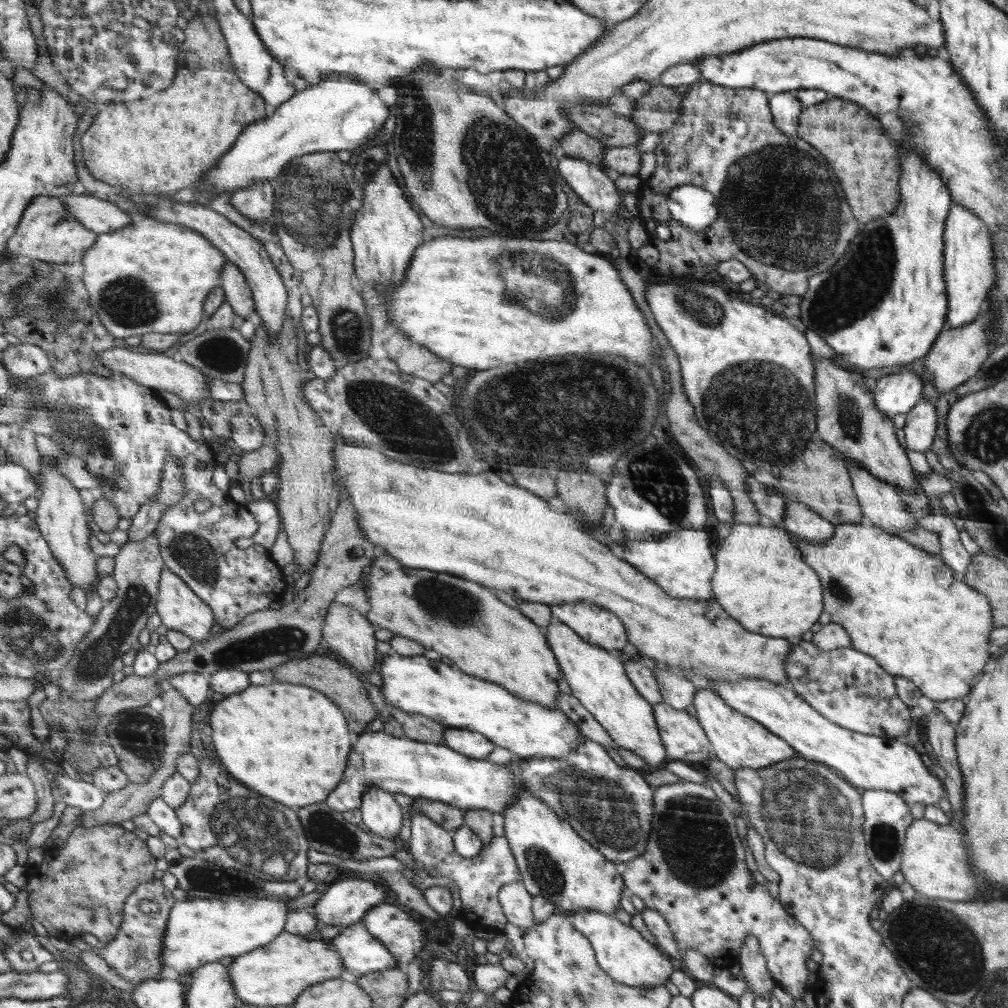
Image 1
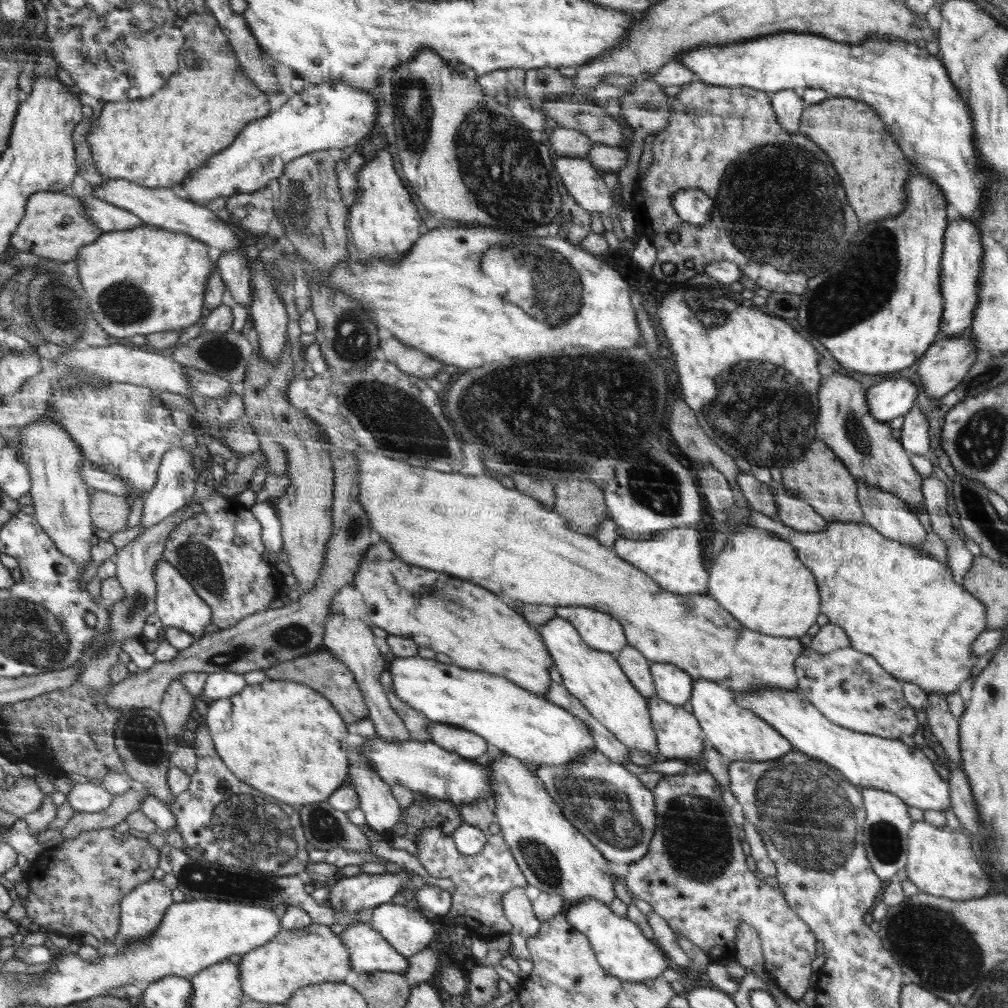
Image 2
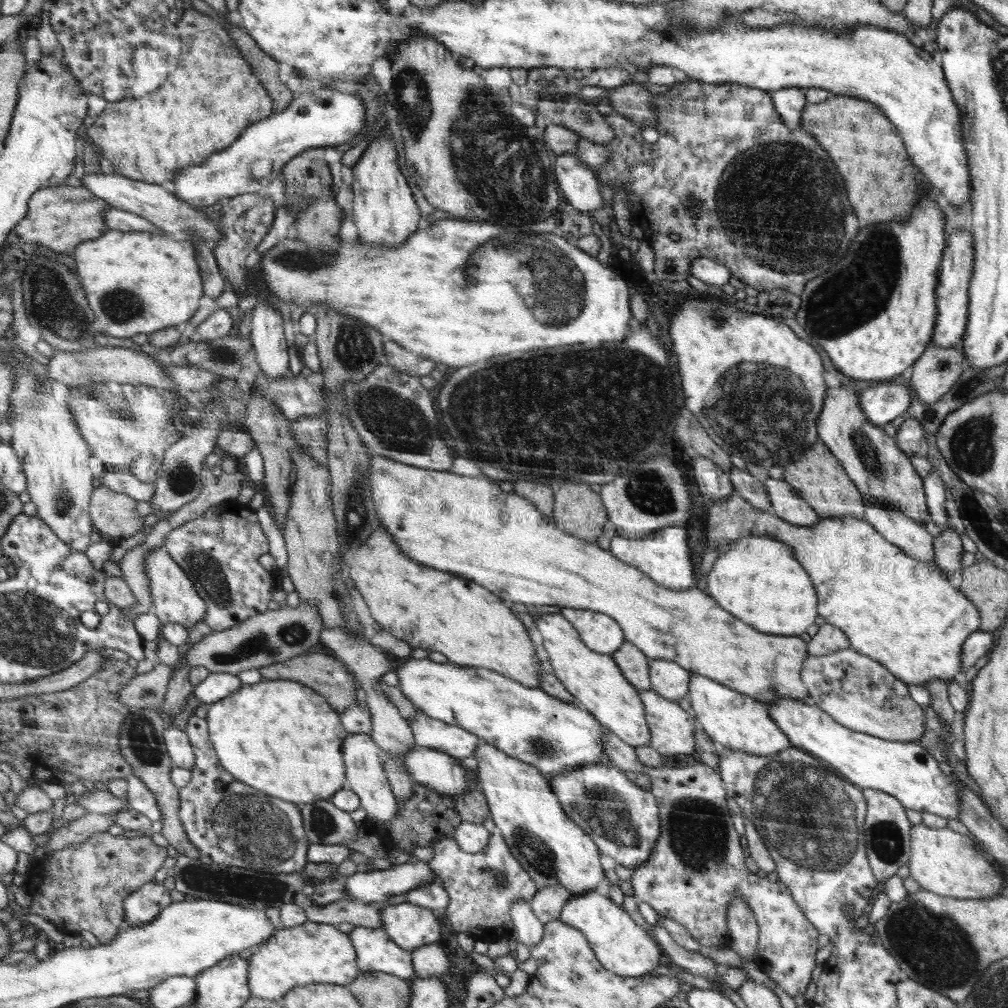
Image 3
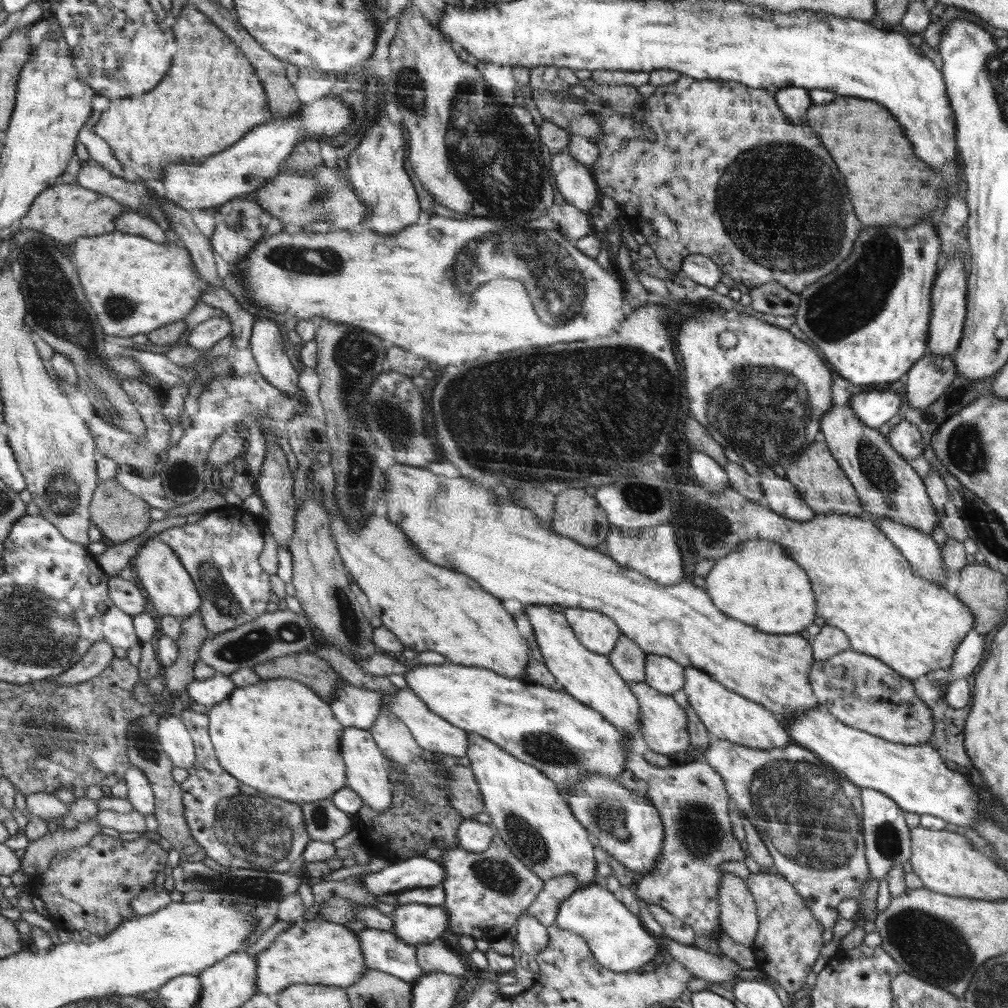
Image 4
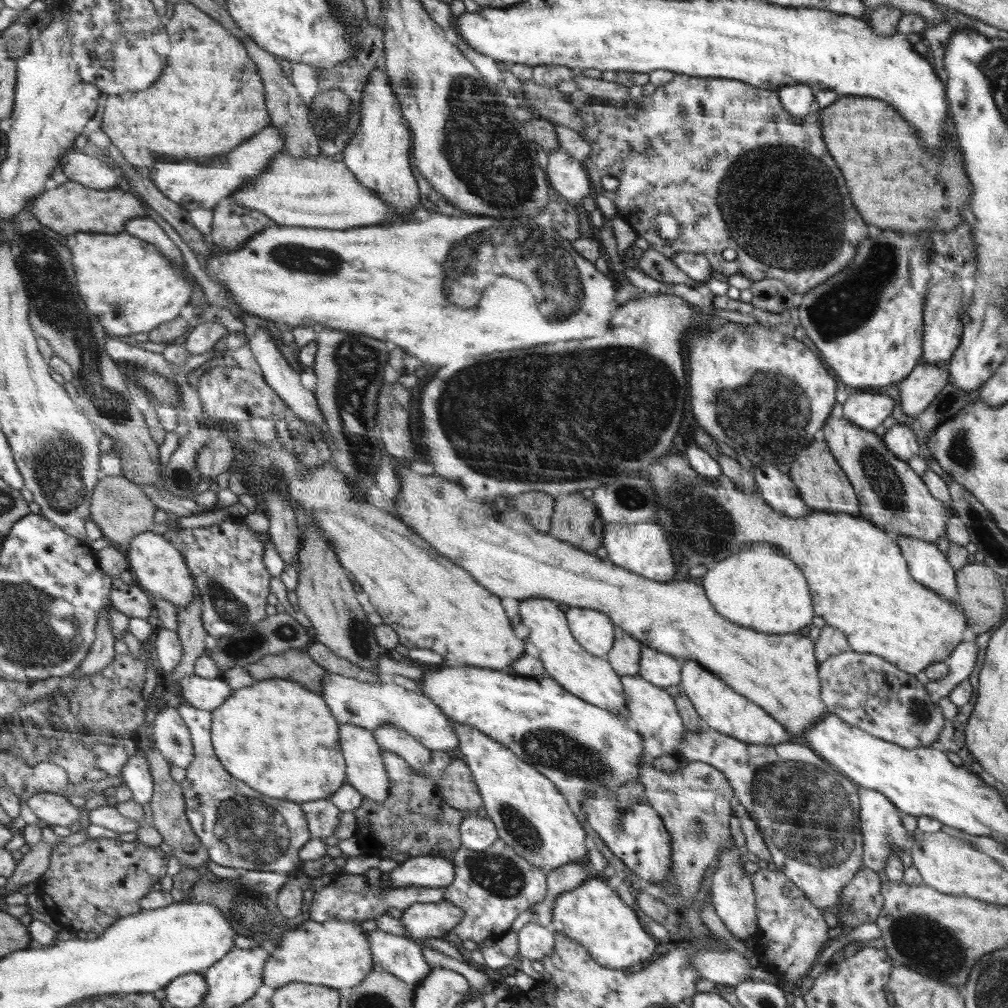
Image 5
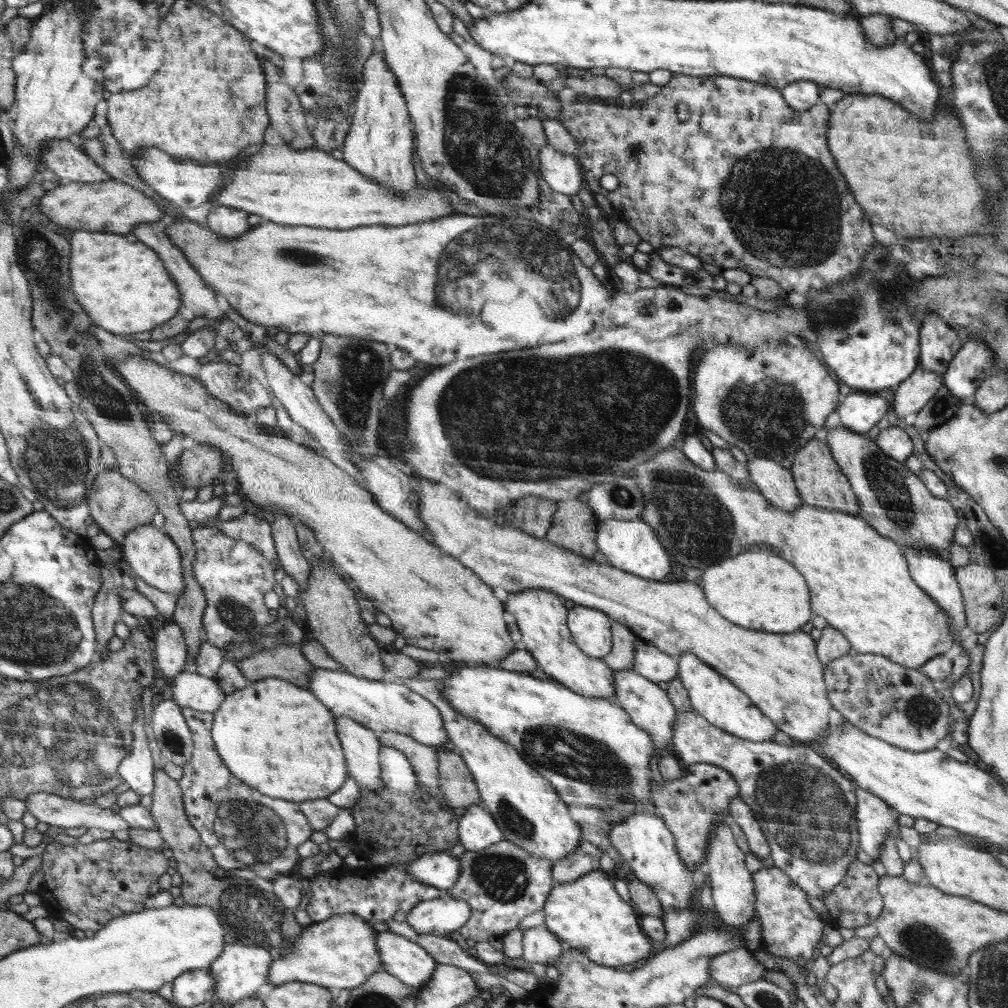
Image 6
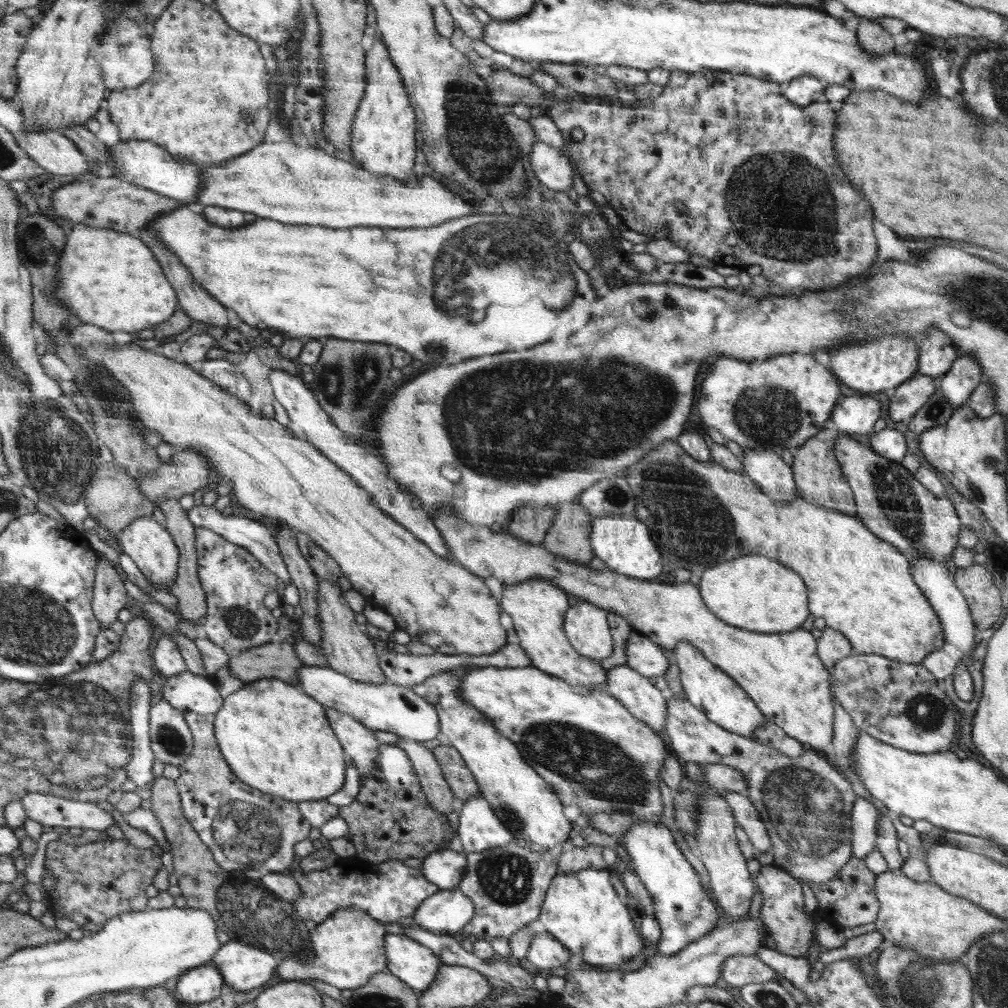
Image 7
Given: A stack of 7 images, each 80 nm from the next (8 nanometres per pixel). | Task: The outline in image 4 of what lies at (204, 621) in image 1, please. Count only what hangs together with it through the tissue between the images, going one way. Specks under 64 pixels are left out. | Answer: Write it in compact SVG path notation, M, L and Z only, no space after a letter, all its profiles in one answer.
M155 536L145 542L134 558L139 572L140 583L148 594L150 600L155 604L160 616L172 615L181 618L190 616L194 611L198 611L203 600L200 597L195 582L192 581L188 571L180 563L180 555L171 544L166 544L164 540Z

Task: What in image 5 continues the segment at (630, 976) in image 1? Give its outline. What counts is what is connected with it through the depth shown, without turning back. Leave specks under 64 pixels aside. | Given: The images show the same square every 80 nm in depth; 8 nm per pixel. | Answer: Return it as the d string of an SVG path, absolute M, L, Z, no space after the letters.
M589 877L572 890L562 891L555 896L552 910L547 930L580 942L590 956L606 968L626 969L626 966L644 962L656 948L656 940L640 926L636 912L614 894L604 878Z

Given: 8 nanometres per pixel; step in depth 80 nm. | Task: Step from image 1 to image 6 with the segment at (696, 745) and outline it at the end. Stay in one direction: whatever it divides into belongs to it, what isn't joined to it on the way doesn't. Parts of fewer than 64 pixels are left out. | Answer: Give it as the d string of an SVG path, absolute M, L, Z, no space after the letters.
M633 669L620 670L615 673L615 702L628 712L630 718L645 732L653 738L654 754L652 755L652 768L656 768L656 782L658 785L664 783L659 770L659 760L671 752L671 740L673 735L673 724L677 711L669 699L668 693L658 684L640 676Z

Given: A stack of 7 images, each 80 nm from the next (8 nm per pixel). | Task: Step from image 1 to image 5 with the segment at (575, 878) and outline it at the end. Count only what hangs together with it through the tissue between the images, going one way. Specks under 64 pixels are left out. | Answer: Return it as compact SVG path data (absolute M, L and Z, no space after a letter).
M451 721L451 724L460 737L457 755L471 770L482 797L482 813L494 822L499 839L542 872L554 872L564 864L580 864L580 860L586 862L586 832L566 806L566 799L554 786L554 781L548 780L539 769L516 756L512 749L480 732L480 729L456 721Z

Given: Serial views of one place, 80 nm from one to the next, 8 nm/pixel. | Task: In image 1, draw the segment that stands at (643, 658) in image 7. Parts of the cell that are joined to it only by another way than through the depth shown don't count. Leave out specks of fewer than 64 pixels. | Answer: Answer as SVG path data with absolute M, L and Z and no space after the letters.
M658 667L654 675L660 684L664 703L683 711L694 703L696 688L680 672Z

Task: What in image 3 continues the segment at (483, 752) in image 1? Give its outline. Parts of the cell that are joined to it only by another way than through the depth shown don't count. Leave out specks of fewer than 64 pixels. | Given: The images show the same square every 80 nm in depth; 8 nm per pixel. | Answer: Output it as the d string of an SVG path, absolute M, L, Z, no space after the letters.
M416 708L416 714L409 722L414 732L415 744L439 749L450 756L464 759L474 756L481 744L481 738L461 726L451 725L429 717Z

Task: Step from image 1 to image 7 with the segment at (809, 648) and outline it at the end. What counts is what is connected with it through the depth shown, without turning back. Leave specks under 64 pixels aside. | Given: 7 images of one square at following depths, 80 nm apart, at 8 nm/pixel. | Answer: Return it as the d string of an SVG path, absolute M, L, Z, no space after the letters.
M851 654L832 667L832 694L866 734L915 753L946 750L958 732L954 704L921 663L908 664L881 654Z

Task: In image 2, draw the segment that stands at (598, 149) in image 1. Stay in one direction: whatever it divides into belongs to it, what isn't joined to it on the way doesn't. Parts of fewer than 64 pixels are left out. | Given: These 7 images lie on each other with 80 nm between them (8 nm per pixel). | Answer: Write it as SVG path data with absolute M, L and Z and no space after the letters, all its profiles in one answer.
M554 127L549 133L549 141L558 157L586 158L592 141L576 129Z

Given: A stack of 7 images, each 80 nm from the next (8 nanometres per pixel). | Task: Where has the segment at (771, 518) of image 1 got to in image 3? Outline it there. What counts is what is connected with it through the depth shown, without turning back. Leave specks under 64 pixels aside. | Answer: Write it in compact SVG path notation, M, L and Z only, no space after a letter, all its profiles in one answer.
M733 466L729 472L734 492L744 497L751 505L760 510L770 512L770 499L765 487L765 481L754 478L746 469Z

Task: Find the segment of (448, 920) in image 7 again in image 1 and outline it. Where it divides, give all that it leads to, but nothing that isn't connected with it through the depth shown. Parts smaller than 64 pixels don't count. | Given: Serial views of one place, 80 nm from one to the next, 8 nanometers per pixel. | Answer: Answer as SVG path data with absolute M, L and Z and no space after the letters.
M390 903L378 904L365 916L364 928L388 949L398 965L406 964L422 950L424 928L406 911Z

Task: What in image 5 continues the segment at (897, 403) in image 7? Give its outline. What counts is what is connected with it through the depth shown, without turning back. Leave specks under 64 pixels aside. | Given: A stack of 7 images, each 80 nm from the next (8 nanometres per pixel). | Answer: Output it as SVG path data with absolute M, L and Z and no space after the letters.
M922 360L911 375L900 384L900 408L904 414L914 415L926 410L935 396L950 383L947 366L926 364Z

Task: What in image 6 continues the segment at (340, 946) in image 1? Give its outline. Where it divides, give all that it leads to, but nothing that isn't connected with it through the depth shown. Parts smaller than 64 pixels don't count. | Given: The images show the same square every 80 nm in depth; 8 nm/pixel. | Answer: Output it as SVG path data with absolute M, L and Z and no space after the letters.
M392 932L377 934L376 949L381 956L381 970L417 989L432 979L438 966L438 962L422 945Z

